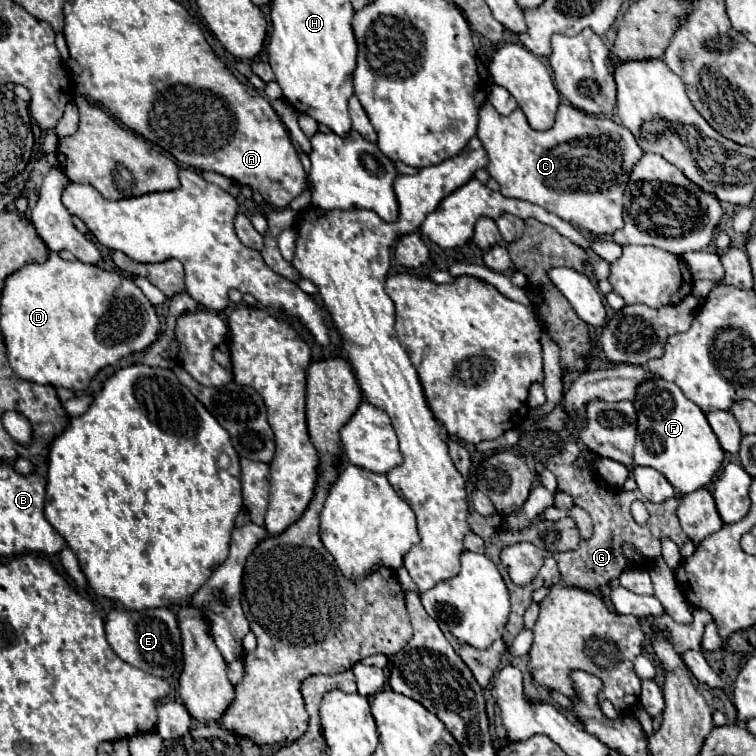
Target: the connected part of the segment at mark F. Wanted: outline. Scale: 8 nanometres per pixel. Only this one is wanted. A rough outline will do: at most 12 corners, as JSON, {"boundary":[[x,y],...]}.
{"boundary":[[662,378],[638,388],[634,466],[678,494],[724,462],[704,412]]}

